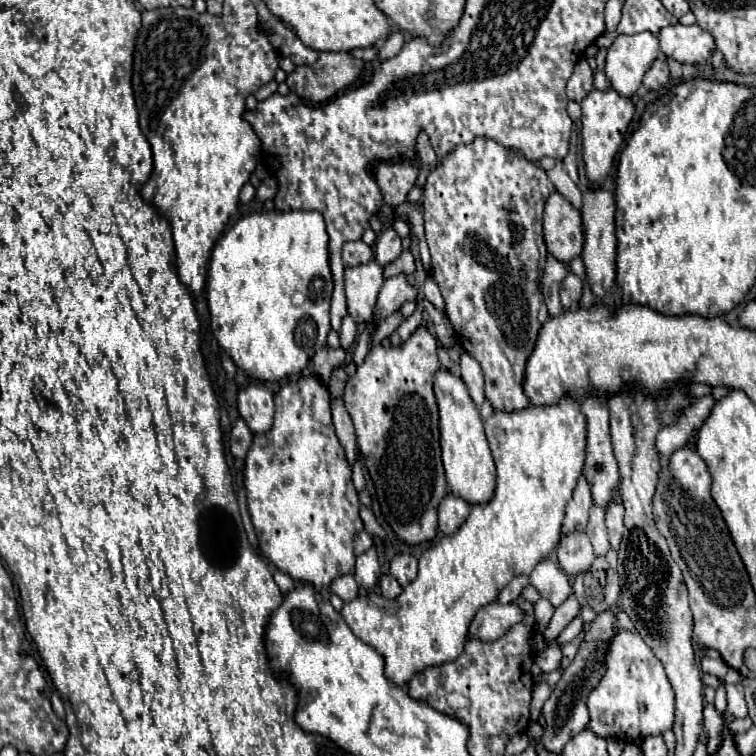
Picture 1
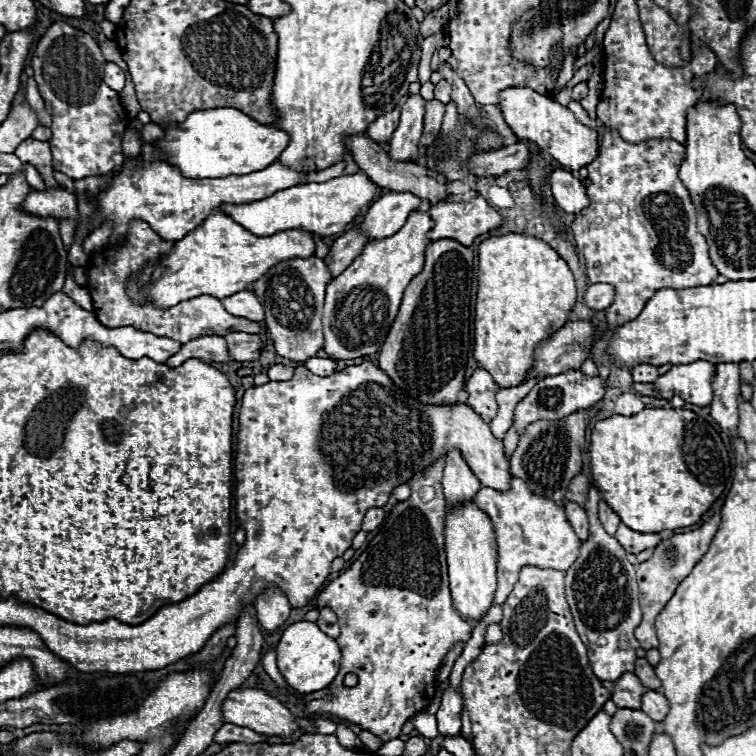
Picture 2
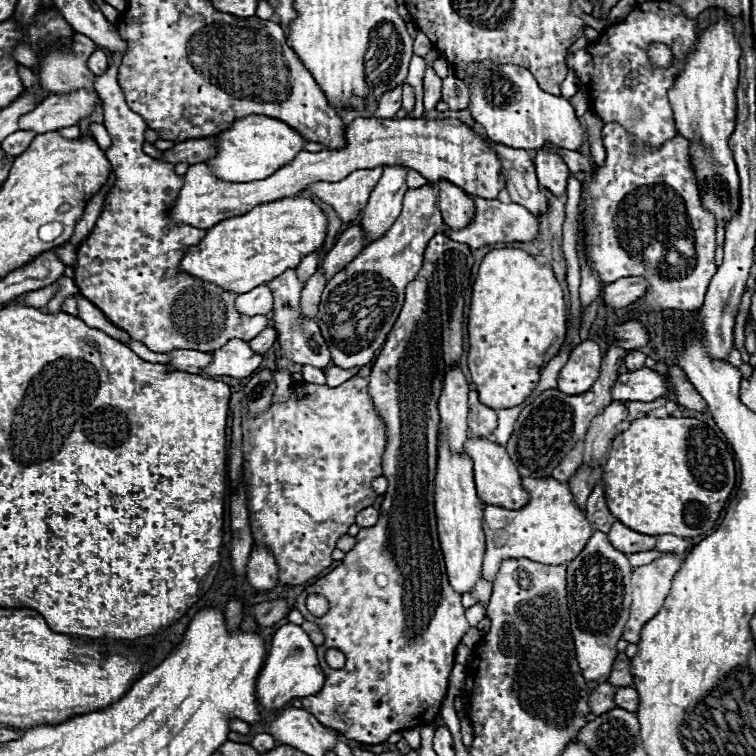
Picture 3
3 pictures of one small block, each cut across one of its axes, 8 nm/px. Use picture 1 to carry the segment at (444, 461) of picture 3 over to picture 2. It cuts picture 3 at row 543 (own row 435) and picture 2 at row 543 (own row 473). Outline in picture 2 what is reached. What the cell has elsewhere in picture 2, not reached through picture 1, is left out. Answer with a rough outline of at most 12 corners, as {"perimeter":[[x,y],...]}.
{"perimeter":[[474,502],[446,514],[452,602],[480,620],[496,592],[496,538]]}

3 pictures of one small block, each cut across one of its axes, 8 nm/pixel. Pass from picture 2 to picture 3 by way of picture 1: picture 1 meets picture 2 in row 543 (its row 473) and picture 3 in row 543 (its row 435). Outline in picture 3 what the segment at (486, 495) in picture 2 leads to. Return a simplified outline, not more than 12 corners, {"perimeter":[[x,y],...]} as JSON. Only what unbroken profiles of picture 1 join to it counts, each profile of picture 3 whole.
{"perimeter":[[524,478],[520,510],[486,506],[482,576],[504,558],[574,560],[592,536],[568,484]]}

